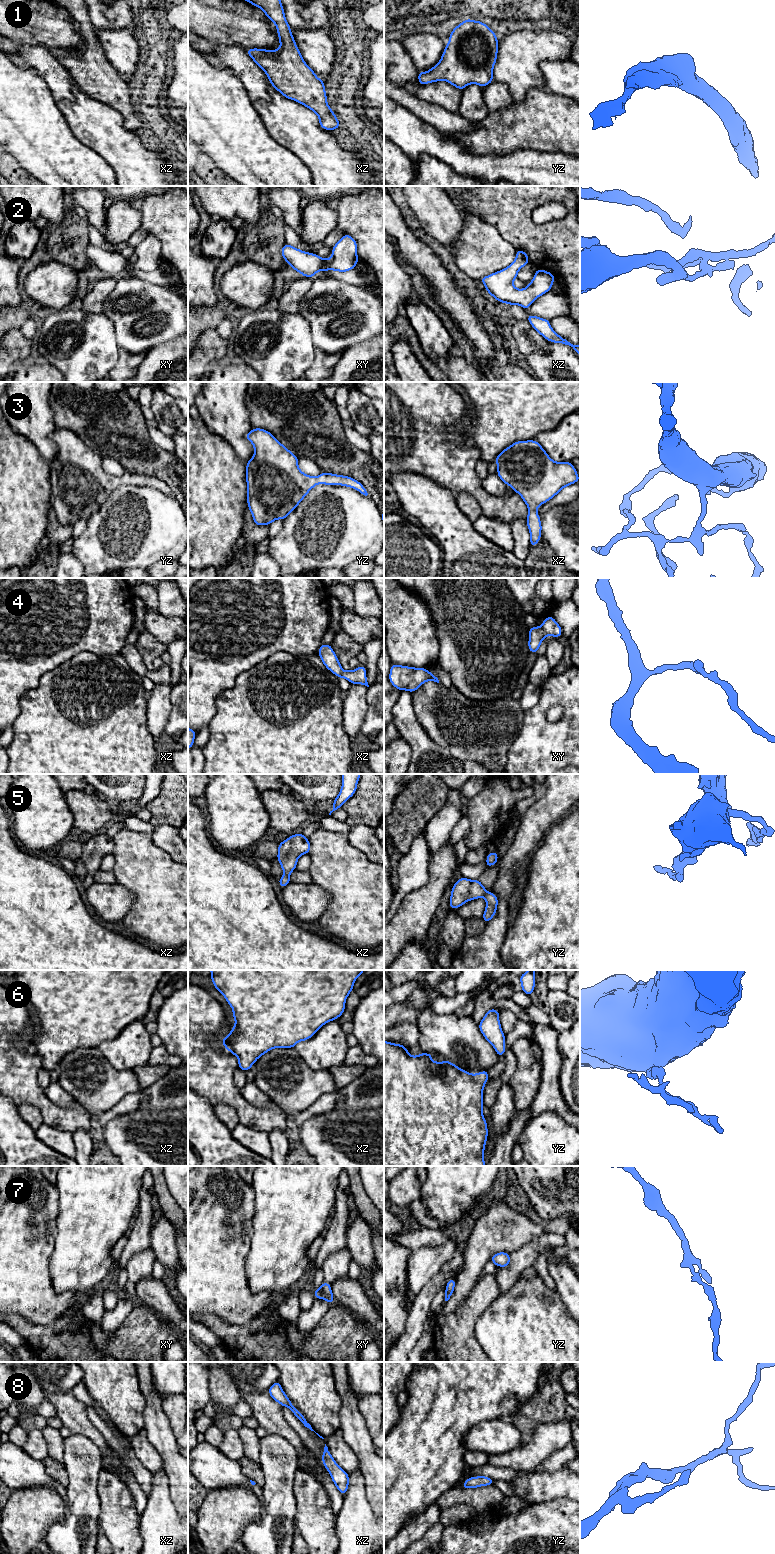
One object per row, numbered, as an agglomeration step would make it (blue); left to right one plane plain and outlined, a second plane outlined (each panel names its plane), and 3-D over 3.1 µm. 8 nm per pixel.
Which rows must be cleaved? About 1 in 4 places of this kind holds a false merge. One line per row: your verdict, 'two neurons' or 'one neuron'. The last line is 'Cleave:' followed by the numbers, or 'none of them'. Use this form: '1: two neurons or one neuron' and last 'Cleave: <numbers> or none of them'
1: one neuron
2: one neuron
3: one neuron
4: one neuron
5: one neuron
6: one neuron
7: one neuron
8: one neuron
Cleave: none of them

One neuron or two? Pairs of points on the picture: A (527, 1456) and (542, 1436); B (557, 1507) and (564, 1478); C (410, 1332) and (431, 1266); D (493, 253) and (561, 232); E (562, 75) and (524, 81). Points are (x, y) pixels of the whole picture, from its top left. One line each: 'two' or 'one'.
A: one
B: two
C: two
D: two
E: two

